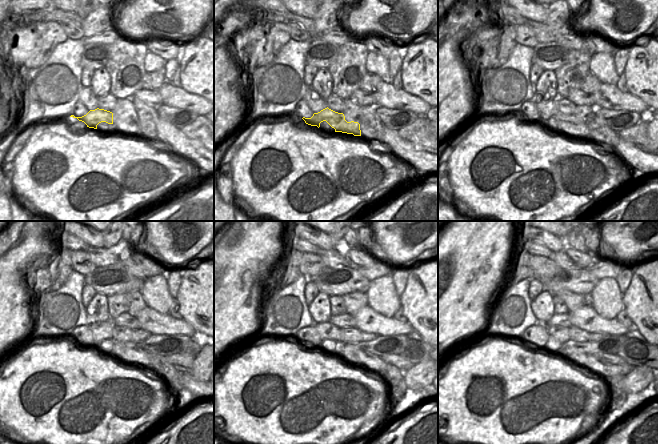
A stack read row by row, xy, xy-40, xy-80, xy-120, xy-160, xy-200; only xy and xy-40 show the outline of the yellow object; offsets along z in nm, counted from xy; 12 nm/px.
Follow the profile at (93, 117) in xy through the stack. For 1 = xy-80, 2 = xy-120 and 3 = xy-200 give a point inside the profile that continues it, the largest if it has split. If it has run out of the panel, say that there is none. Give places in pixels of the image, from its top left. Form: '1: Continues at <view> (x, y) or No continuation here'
1: Continues at xy-80 (570, 125)
2: Continues at xy-120 (127, 351)
3: Continues at xy-200 (590, 361).

